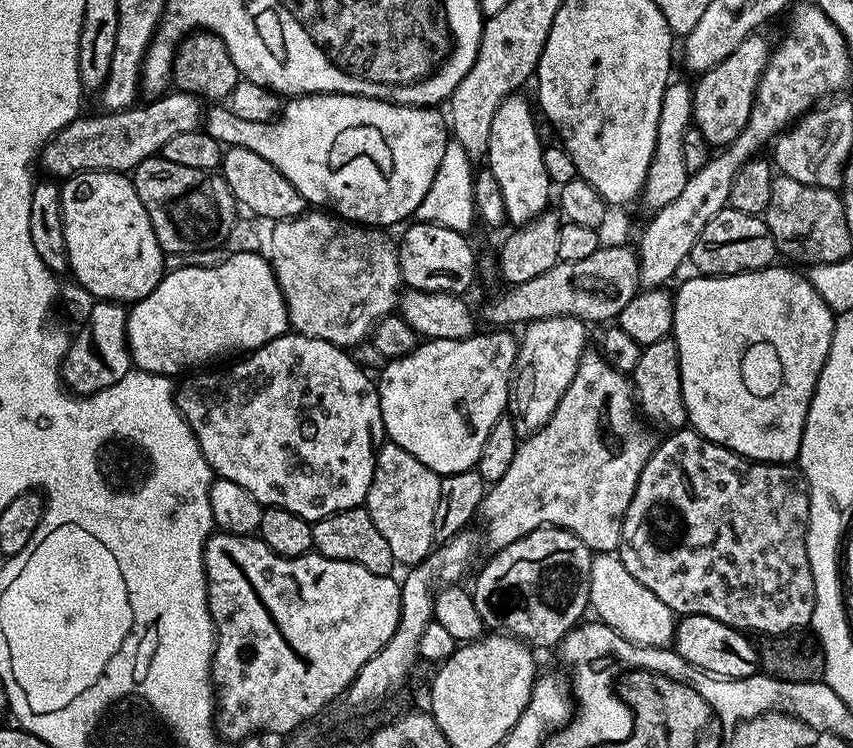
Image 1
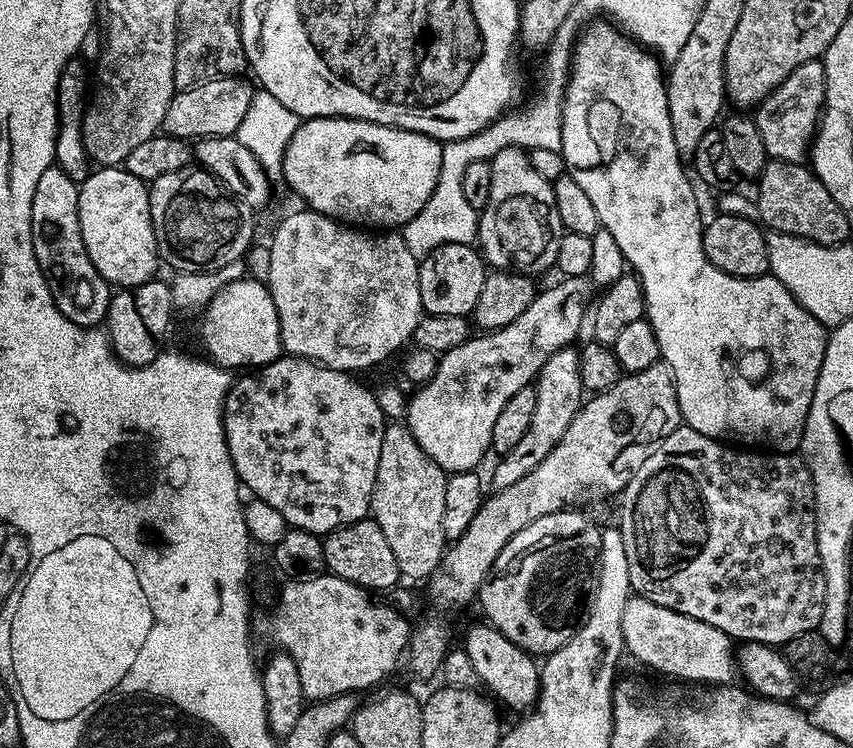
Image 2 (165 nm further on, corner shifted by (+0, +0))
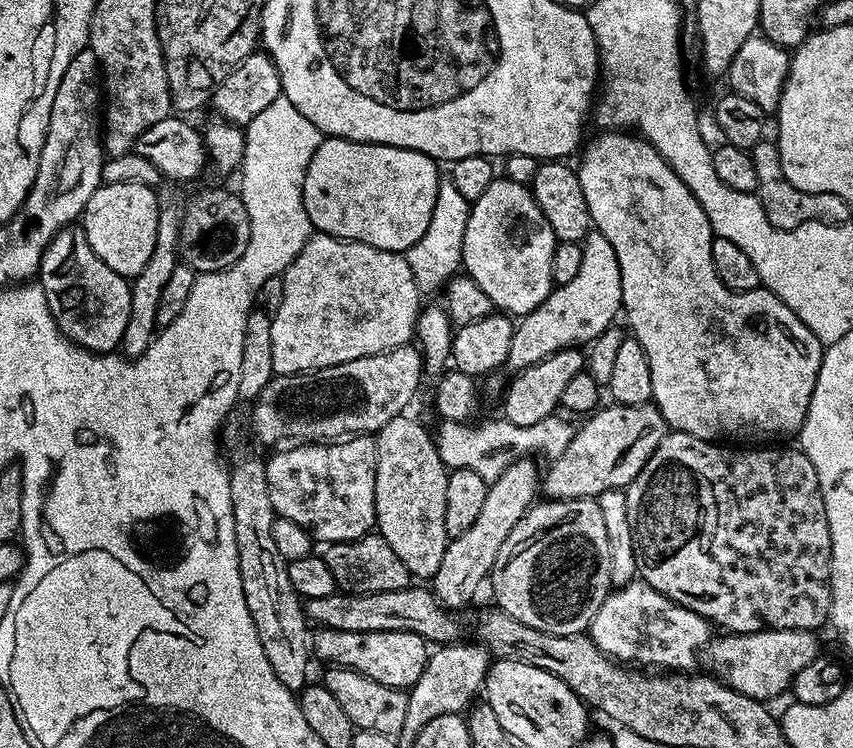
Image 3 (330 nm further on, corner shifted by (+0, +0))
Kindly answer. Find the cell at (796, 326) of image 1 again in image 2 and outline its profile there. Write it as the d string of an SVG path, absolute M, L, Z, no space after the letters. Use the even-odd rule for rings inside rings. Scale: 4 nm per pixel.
M596 18L596 19L593 19L593 20L592 20L592 21L591 21L591 23L589 23L589 24L588 24L588 25L587 25L587 27L585 27L585 28L584 28L584 29L583 29L583 31L581 31L581 33L580 33L580 35L579 35L579 39L578 39L578 41L576 41L576 44L575 44L575 48L574 48L574 50L573 50L573 52L572 52L572 63L571 63L571 72L570 72L570 74L569 74L569 76L568 76L568 78L567 78L567 79L566 79L566 83L565 83L565 86L564 86L564 103L563 103L563 104L561 104L561 105L560 105L560 125L561 125L561 126L562 126L562 146L561 146L561 147L560 147L560 150L559 150L559 151L560 151L560 153L561 153L561 154L562 154L562 155L563 155L563 156L564 156L564 167L565 167L565 169L566 169L566 174L567 174L567 175L568 175L568 176L569 176L569 177L570 177L570 178L574 178L574 182L578 182L578 186L582 186L582 190L583 190L583 191L584 191L584 192L585 192L585 194L586 194L586 195L588 195L588 196L589 196L589 197L590 197L590 202L594 202L594 210L598 210L598 218L599 218L599 219L600 219L600 226L601 226L601 228L605 228L605 229L606 229L606 231L609 231L609 232L610 232L610 235L611 235L611 237L613 237L613 238L614 238L614 241L616 241L616 242L617 242L617 244L618 244L618 249L620 249L620 251L621 251L621 252L622 252L622 254L623 254L623 255L624 255L624 258L625 258L625 261L626 261L626 264L627 264L627 267L628 267L628 268L629 268L629 269L631 269L631 271L632 271L632 272L633 272L633 273L634 273L634 274L635 274L635 275L636 275L636 276L637 276L637 277L638 277L638 279L639 279L639 280L640 280L640 285L641 285L641 286L642 286L642 290L643 290L643 291L644 291L644 311L645 311L645 313L646 313L646 318L647 318L647 320L649 320L649 321L650 321L650 322L651 322L651 323L652 323L652 329L653 329L653 330L654 330L654 334L655 334L655 335L656 335L656 337L657 337L657 338L658 338L658 346L659 346L659 347L660 347L660 354L661 354L661 357L662 357L662 360L663 360L663 363L665 363L665 364L668 364L668 365L669 365L669 366L670 366L670 370L671 370L671 371L672 371L672 373L673 373L673 374L674 374L674 382L675 382L675 383L676 383L676 393L677 393L677 394L678 394L678 406L679 406L679 407L680 407L680 415L681 415L681 417L682 417L682 420L683 420L683 423L684 423L684 424L685 424L685 425L687 425L687 427L690 427L690 428L693 428L693 429L694 429L694 430L698 430L698 434L706 434L706 435L707 435L707 436L708 436L708 437L709 437L709 438L711 438L711 440L718 440L718 441L721 441L721 442L735 442L735 443L736 443L736 444L737 444L737 445L740 445L740 446L755 446L755 447L756 447L756 448L757 448L757 449L760 449L760 450L771 450L771 451L773 451L773 452L786 452L786 453L789 453L789 454L792 454L792 453L795 453L795 452L796 452L796 451L797 451L797 449L799 449L799 448L800 448L800 447L801 447L801 445L803 445L803 443L804 443L804 427L805 427L805 426L806 426L806 418L807 418L807 417L808 417L808 411L809 411L809 410L810 410L810 406L811 406L811 405L812 405L812 399L813 399L813 398L814 398L814 390L815 390L815 389L816 389L816 387L817 387L817 386L818 386L818 374L819 374L819 373L820 373L820 371L821 371L821 370L822 370L822 362L823 362L823 361L824 361L824 355L825 355L825 354L826 354L826 346L827 346L827 345L828 345L828 337L829 337L829 335L830 335L830 332L829 332L829 329L828 329L828 328L827 328L827 327L825 327L825 325L822 325L822 324L820 324L820 323L819 323L819 322L818 322L818 318L814 318L814 314L810 314L810 310L806 310L806 309L805 309L805 308L804 308L804 307L802 307L802 305L801 305L801 304L800 304L800 303L799 303L799 302L798 302L798 301L796 301L796 299L795 299L795 298L794 298L794 294L790 294L790 290L786 290L786 286L782 286L782 282L778 282L778 281L777 281L777 280L776 280L776 278L775 278L775 276L773 276L773 275L771 275L771 274L765 274L765 275L762 275L762 276L756 276L756 277L754 277L754 279L753 279L753 280L743 280L743 279L742 279L742 278L738 278L738 277L737 277L737 276L731 276L731 275L730 275L730 274L726 274L726 273L725 273L725 272L723 272L723 271L722 271L722 270L718 270L718 266L714 266L714 265L713 265L713 264L712 264L712 263L711 263L711 262L709 262L709 261L708 261L708 259L707 259L707 258L706 258L706 254L705 254L705 253L704 253L704 241L703 241L703 239L701 239L701 237L700 237L700 236L699 236L699 235L698 235L698 224L697 224L697 228L696 228L696 220L695 220L695 216L696 216L696 211L698 211L698 210L699 210L699 208L700 208L700 204L699 204L699 202L698 202L698 201L696 201L696 192L695 192L695 190L694 190L694 189L692 189L692 184L693 184L693 181L692 181L692 180L691 180L691 179L690 179L690 176L689 176L689 173L688 173L688 172L687 172L687 171L686 171L686 168L685 168L685 172L686 172L686 173L684 173L684 168L683 168L683 166L682 166L682 165L680 165L680 163L682 163L682 157L681 157L681 155L680 155L680 151L679 151L679 150L678 150L678 146L674 146L674 126L670 126L670 110L669 110L669 109L668 109L668 85L667 85L667 83L666 83L666 76L665 76L665 73L664 73L664 72L663 72L663 71L662 71L662 68L661 68L661 72L660 72L660 67L662 67L662 64L661 64L661 61L660 61L660 60L659 60L659 59L657 59L657 57L656 57L656 56L655 56L655 55L653 55L653 53L651 53L651 52L649 52L649 51L647 51L647 50L645 50L645 49L644 49L644 48L643 48L643 47L641 47L641 45L639 45L639 44L637 44L637 43L636 43L636 41L635 41L635 40L633 40L633 39L632 39L632 37L631 37L631 36L629 36L629 35L627 35L627 34L625 34L625 33L624 33L624 32L623 32L623 31L621 31L621 29L620 29L620 28L619 28L619 27L617 27L617 25L615 25L615 24L613 24L613 23L611 23L611 22L609 22L609 21L608 21L608 20L607 20L607 19L604 19L604 18Z

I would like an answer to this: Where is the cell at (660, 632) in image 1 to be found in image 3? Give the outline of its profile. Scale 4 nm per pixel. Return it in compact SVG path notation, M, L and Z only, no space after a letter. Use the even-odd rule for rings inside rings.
M766 628L762 632L720 635L724 636L715 637L706 648L711 671L728 687L761 702L772 702L775 696L787 693L799 672L822 652L815 631Z

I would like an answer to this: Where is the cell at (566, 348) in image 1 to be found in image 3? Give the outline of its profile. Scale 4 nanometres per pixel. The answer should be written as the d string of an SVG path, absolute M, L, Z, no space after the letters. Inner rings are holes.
M532 458L516 460L512 465L506 467L502 471L502 476L496 481L489 483L488 493L486 494L486 503L482 505L482 511L478 514L470 530L466 530L466 534L461 536L453 536L448 541L446 550L442 554L442 566L438 566L438 570L430 577L431 591L435 592L436 599L449 610L457 610L456 608L464 608L476 596L476 591L480 587L485 587L486 581L492 575L492 567L498 558L498 550L502 550L502 542L506 542L510 530L514 530L514 526L518 526L518 522L528 512L533 504L537 503L538 493L542 488L542 472L536 469L537 462Z

